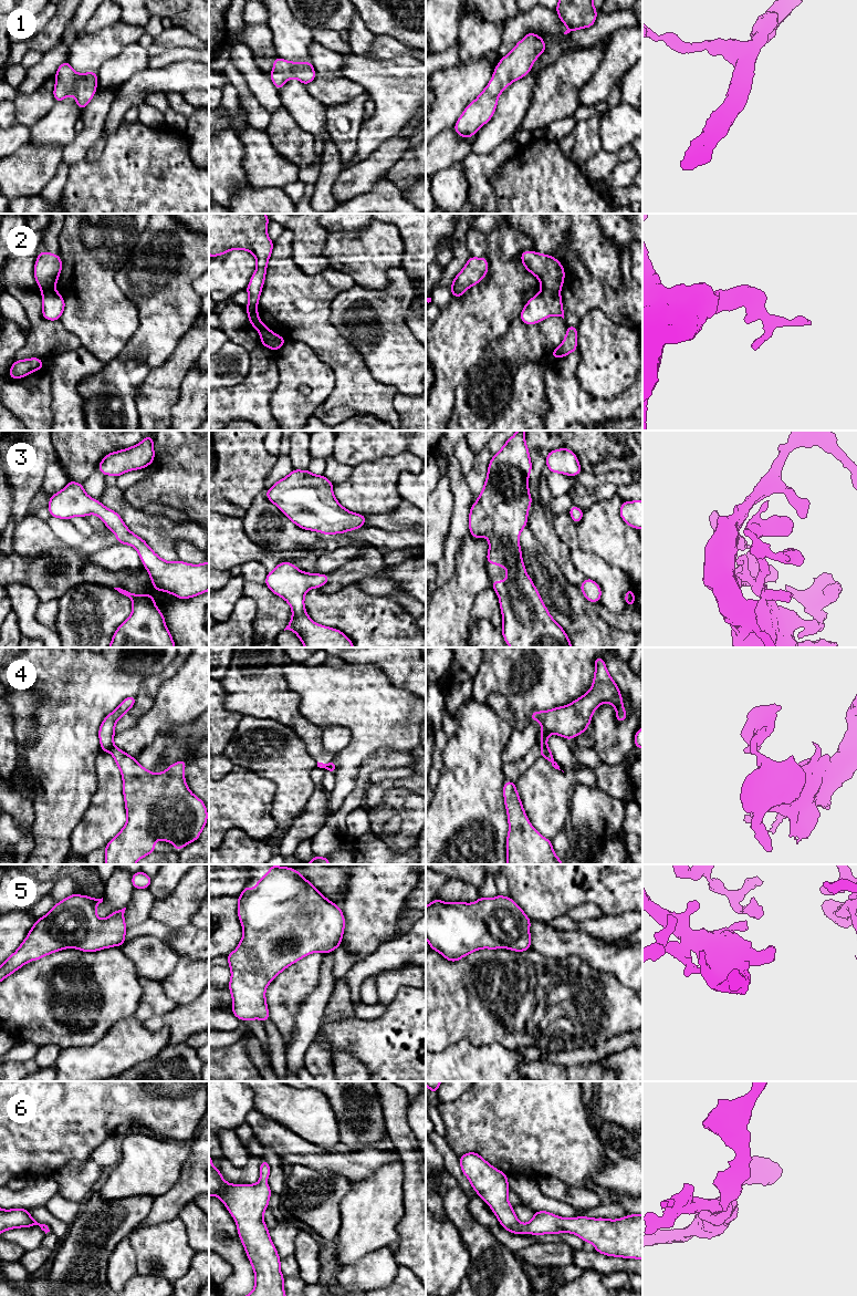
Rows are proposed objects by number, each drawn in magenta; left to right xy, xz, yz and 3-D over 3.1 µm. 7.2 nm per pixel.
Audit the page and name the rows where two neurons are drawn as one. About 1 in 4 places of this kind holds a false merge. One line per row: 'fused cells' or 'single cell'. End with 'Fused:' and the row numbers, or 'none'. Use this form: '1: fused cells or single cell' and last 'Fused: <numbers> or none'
1: single cell
2: fused cells
3: single cell
4: fused cells
5: single cell
6: single cell
Fused: 2, 4

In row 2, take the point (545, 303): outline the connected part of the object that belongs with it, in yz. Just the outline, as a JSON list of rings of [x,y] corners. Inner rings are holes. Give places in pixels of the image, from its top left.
[[[541,290],[529,300],[519,318],[526,325],[532,325],[551,315],[562,317],[564,319],[561,293],[557,291]]]

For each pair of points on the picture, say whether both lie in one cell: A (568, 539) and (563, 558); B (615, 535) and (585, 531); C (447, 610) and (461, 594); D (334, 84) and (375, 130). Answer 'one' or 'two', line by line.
A: two
B: one
C: one
D: two

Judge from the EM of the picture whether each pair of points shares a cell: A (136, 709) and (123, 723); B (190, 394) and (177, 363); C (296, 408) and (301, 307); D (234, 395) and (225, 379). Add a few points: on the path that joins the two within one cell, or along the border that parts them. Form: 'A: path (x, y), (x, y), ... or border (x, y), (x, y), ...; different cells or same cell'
A: path (133, 713), (126, 719); same cell
B: border (196, 362), (183, 380), (179, 396), (175, 403); different cells
C: border (286, 340), (305, 343), (320, 359); different cells
D: border (250, 370), (239, 383), (220, 389); different cells

